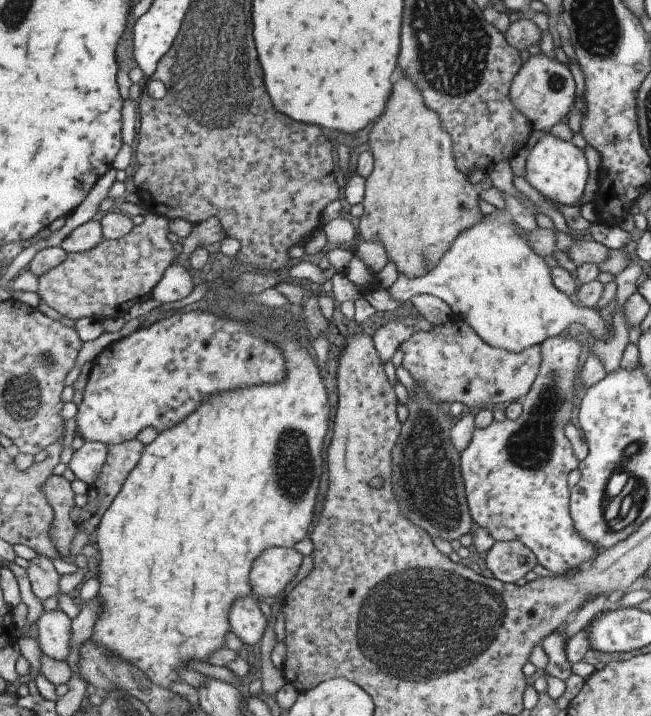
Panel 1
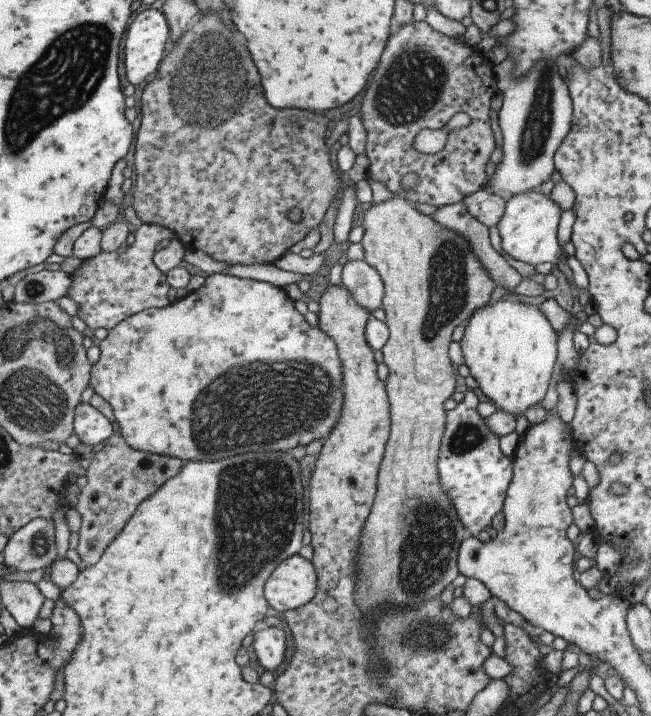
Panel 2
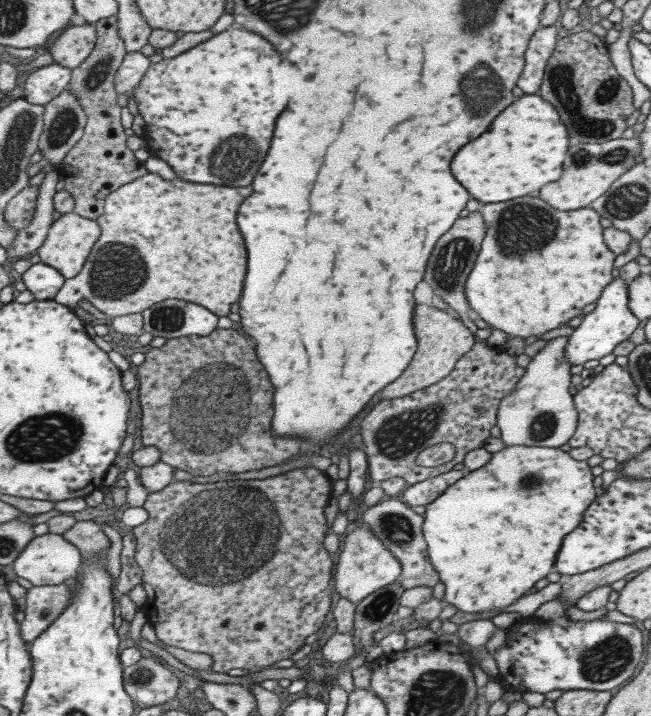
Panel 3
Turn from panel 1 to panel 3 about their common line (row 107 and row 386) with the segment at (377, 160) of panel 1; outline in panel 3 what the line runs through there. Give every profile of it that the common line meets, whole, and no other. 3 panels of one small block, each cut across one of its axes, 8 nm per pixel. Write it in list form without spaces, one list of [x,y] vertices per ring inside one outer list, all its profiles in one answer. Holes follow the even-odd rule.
[[[417,304],[413,310],[413,322],[411,323],[413,323],[413,335],[417,341],[415,354],[413,354],[411,362],[407,364],[407,368],[401,372],[401,376],[381,388],[383,399],[399,398],[437,383],[451,372],[457,359],[473,346],[471,331],[462,321],[447,314],[447,310]]]

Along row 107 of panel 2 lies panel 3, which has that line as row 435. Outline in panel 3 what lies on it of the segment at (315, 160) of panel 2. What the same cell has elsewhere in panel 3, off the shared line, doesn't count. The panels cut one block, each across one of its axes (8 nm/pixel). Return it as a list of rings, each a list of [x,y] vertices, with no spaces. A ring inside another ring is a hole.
[[[215,328],[205,336],[184,336],[179,338],[167,339],[164,345],[159,348],[153,347],[144,354],[144,361],[136,367],[136,383],[139,384],[138,399],[141,408],[140,435],[142,446],[155,446],[159,449],[159,461],[171,466],[174,470],[185,470],[186,472],[198,473],[201,476],[210,476],[217,472],[242,473],[251,470],[261,470],[281,464],[286,459],[295,456],[301,443],[305,440],[297,438],[271,438],[269,430],[269,420],[271,420],[271,394],[273,388],[267,380],[267,374],[263,370],[264,366],[257,360],[255,354],[255,342],[251,338],[245,338],[239,332],[231,329]]]

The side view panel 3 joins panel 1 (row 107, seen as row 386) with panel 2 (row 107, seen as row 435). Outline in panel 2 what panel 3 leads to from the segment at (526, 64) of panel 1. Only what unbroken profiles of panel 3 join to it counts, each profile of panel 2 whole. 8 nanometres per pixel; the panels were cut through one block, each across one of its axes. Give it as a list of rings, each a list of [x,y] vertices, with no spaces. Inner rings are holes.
[[[504,58],[501,63],[491,66],[491,69],[495,81],[494,87],[501,90],[502,104],[498,111],[497,122],[501,132],[502,156],[495,164],[493,174],[484,180],[484,189],[506,201],[515,194],[539,189],[539,186],[553,174],[553,154],[567,136],[571,126],[571,100],[567,85],[557,73],[553,60],[541,58],[531,66],[529,72],[521,76],[513,74],[513,60],[509,58]]]

